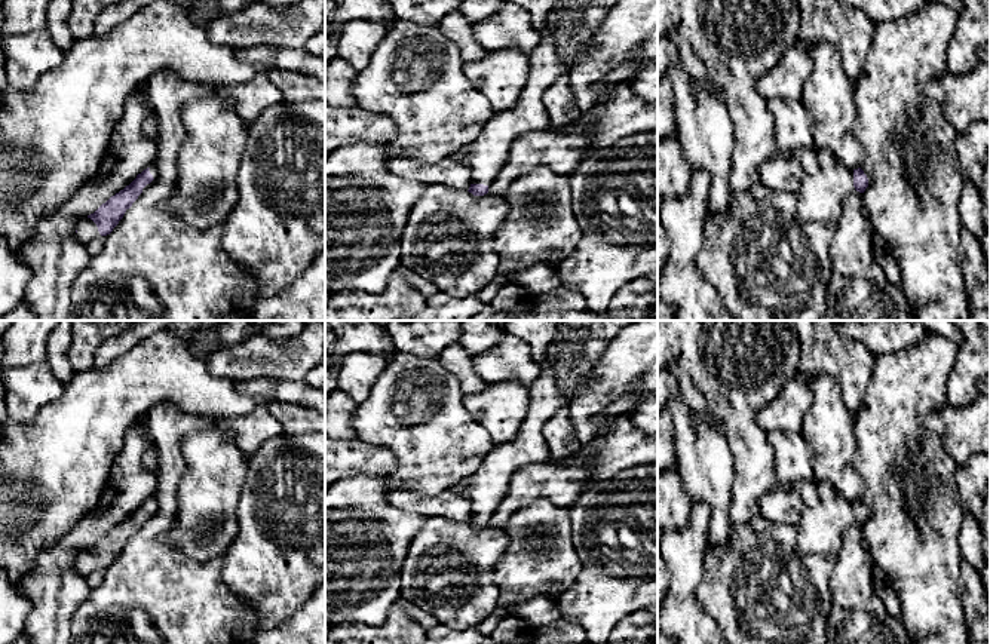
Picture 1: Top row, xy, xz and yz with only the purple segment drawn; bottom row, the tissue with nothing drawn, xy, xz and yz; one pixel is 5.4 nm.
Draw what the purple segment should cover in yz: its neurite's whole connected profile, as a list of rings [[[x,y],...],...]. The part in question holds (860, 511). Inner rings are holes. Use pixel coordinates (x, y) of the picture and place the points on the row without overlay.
[[[794,481],[788,485],[796,491],[804,510],[796,528],[796,545],[801,556],[815,553],[837,553],[842,534],[853,522],[864,525],[868,510],[861,500],[849,502],[836,493],[830,482]]]

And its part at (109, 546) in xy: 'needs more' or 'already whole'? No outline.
needs more

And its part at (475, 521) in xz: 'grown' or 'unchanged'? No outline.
grown

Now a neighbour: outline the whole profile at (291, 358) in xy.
[[[309,321],[303,331],[289,338],[272,338],[266,334],[246,338],[220,349],[206,358],[209,372],[233,381],[249,378],[304,380],[307,372],[325,358],[325,322]]]

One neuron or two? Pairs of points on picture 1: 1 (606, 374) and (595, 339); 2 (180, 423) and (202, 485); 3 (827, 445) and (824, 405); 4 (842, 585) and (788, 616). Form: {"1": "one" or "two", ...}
{"1": "two", "2": "two", "3": "one", "4": "two"}

